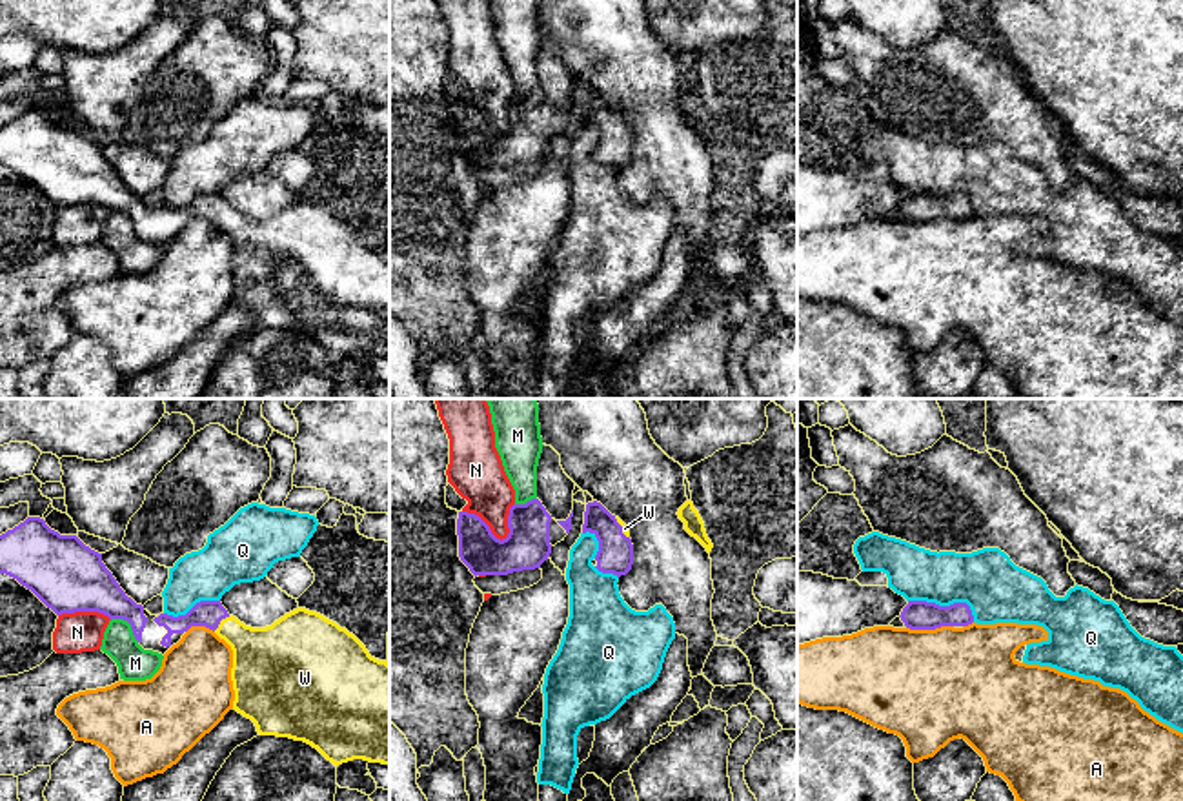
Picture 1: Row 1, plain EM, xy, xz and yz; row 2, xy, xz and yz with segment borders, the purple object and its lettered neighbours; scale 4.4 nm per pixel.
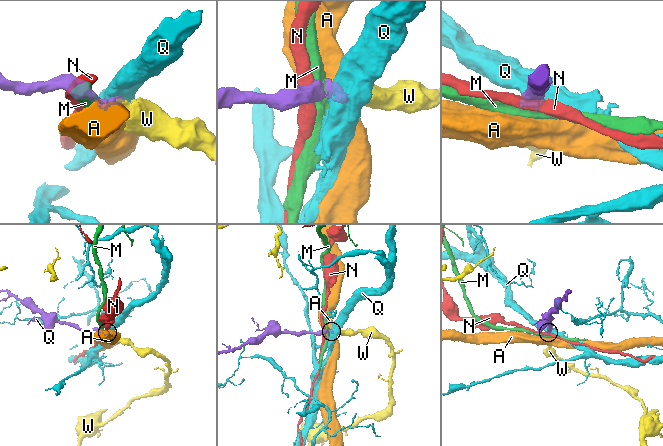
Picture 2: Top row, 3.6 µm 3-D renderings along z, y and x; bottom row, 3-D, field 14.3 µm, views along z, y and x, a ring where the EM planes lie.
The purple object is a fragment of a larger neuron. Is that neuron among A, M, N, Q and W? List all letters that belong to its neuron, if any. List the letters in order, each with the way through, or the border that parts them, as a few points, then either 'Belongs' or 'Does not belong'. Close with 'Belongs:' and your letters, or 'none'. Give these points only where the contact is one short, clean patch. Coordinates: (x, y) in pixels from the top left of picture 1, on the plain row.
A: Does not belong
M: Boundary: xy (111, 210), (122, 210), (139, 233). Does not belong
N: Boundary: xz (463, 102), (474, 104), (497, 130), (505, 131), (508, 128). Does not belong
Q: Boundary: yz (909, 192), (925, 192), (940, 197), (965, 195), (974, 213). Does not belong
W: Path across: xy (208, 206), (221, 212), (262, 250). Belongs
Belongs: W

